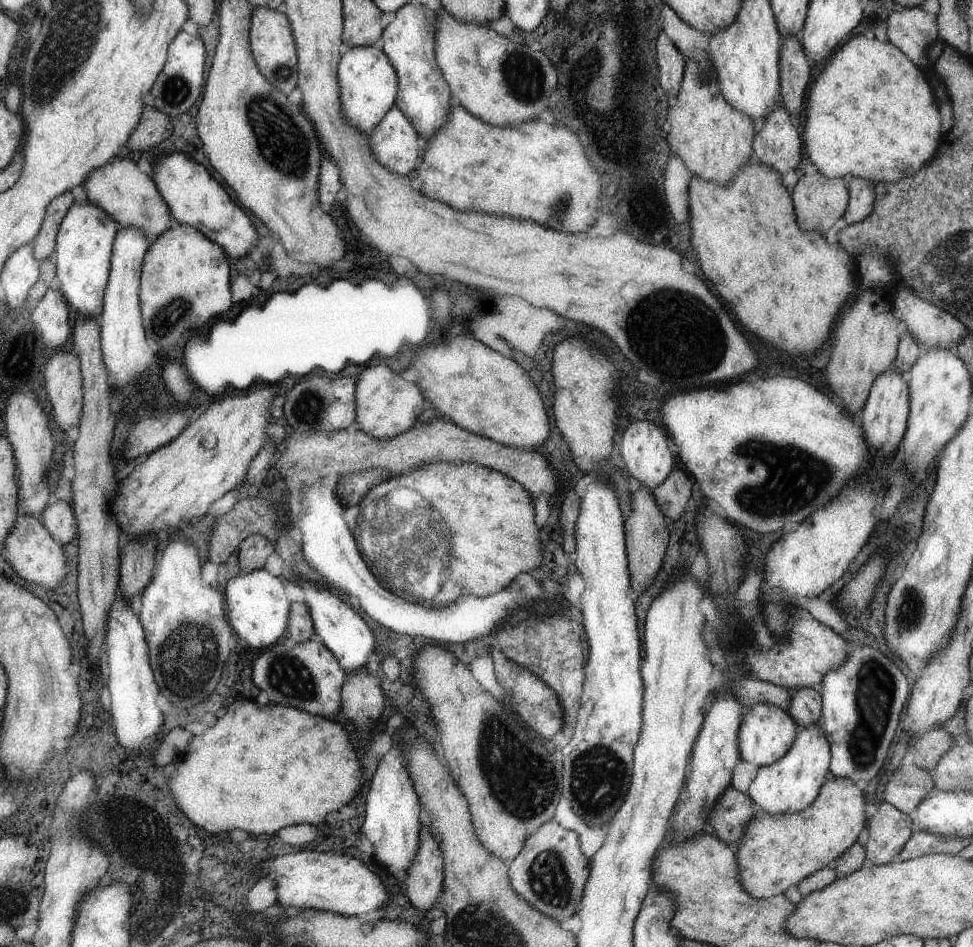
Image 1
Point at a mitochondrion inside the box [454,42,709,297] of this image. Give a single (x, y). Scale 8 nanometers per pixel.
(519, 81)

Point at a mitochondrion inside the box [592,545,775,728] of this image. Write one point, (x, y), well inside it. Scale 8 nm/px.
(737, 641)

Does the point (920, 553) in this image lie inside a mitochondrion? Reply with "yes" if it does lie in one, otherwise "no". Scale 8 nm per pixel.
no

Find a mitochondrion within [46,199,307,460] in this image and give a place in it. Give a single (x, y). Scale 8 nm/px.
(168, 317)

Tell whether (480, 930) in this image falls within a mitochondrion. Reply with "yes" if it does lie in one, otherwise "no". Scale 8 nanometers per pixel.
yes

